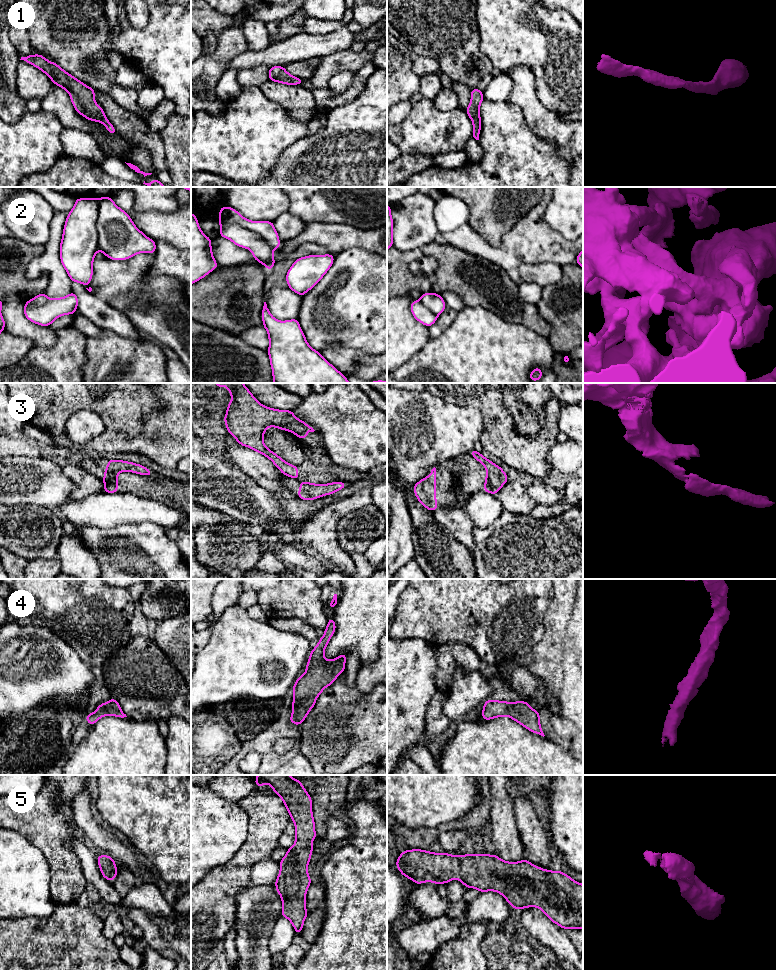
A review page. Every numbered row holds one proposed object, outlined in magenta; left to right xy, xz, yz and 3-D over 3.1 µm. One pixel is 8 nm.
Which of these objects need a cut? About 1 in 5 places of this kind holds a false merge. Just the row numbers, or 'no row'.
3

